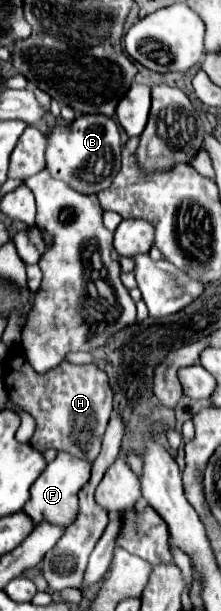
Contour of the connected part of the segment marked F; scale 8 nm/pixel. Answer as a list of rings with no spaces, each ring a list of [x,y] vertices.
[[[58,452],[56,460],[50,462],[44,472],[38,476],[38,480],[32,484],[30,488],[30,500],[24,506],[24,512],[34,520],[40,522],[40,518],[44,518],[46,522],[58,524],[58,526],[68,526],[68,522],[72,522],[72,518],[76,518],[76,510],[78,510],[78,490],[90,480],[90,468],[92,464],[88,460],[78,460],[74,456],[70,456],[68,452]]]

